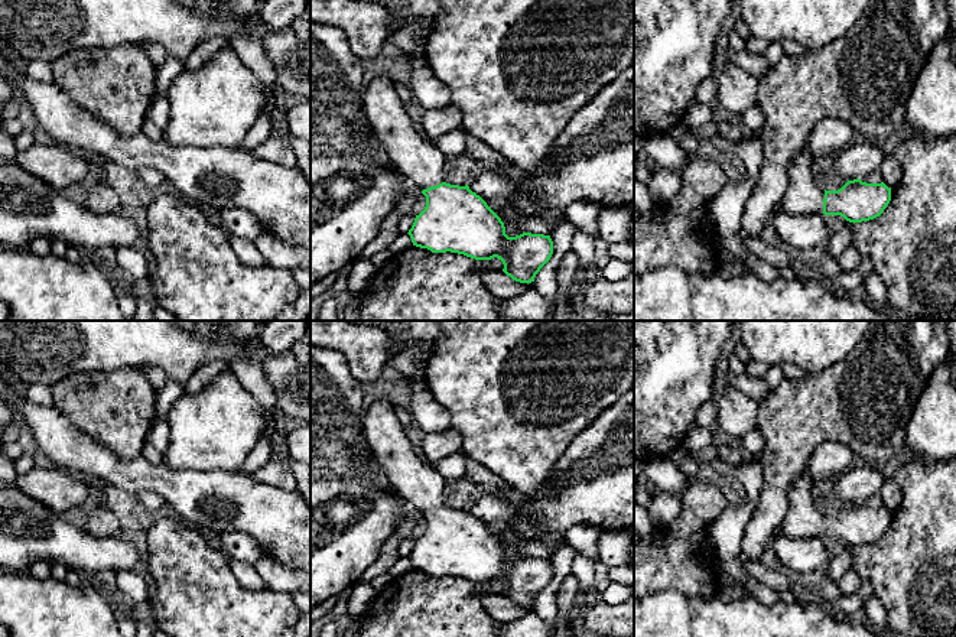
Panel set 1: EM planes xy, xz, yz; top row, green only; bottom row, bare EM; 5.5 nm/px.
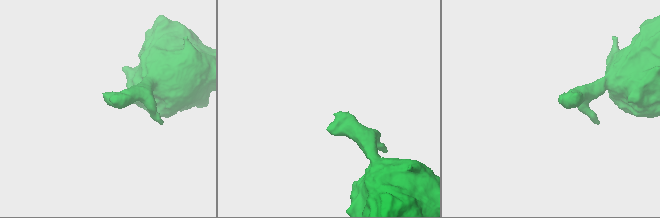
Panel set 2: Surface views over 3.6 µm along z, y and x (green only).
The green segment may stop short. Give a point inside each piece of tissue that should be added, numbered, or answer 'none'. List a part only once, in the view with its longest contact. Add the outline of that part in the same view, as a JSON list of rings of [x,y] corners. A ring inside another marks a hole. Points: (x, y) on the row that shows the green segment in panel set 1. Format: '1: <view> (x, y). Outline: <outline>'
1: yz (803, 195). Outline: [[[809,147],[788,163],[788,183],[780,209],[793,215],[823,214],[825,188],[816,183]]]

